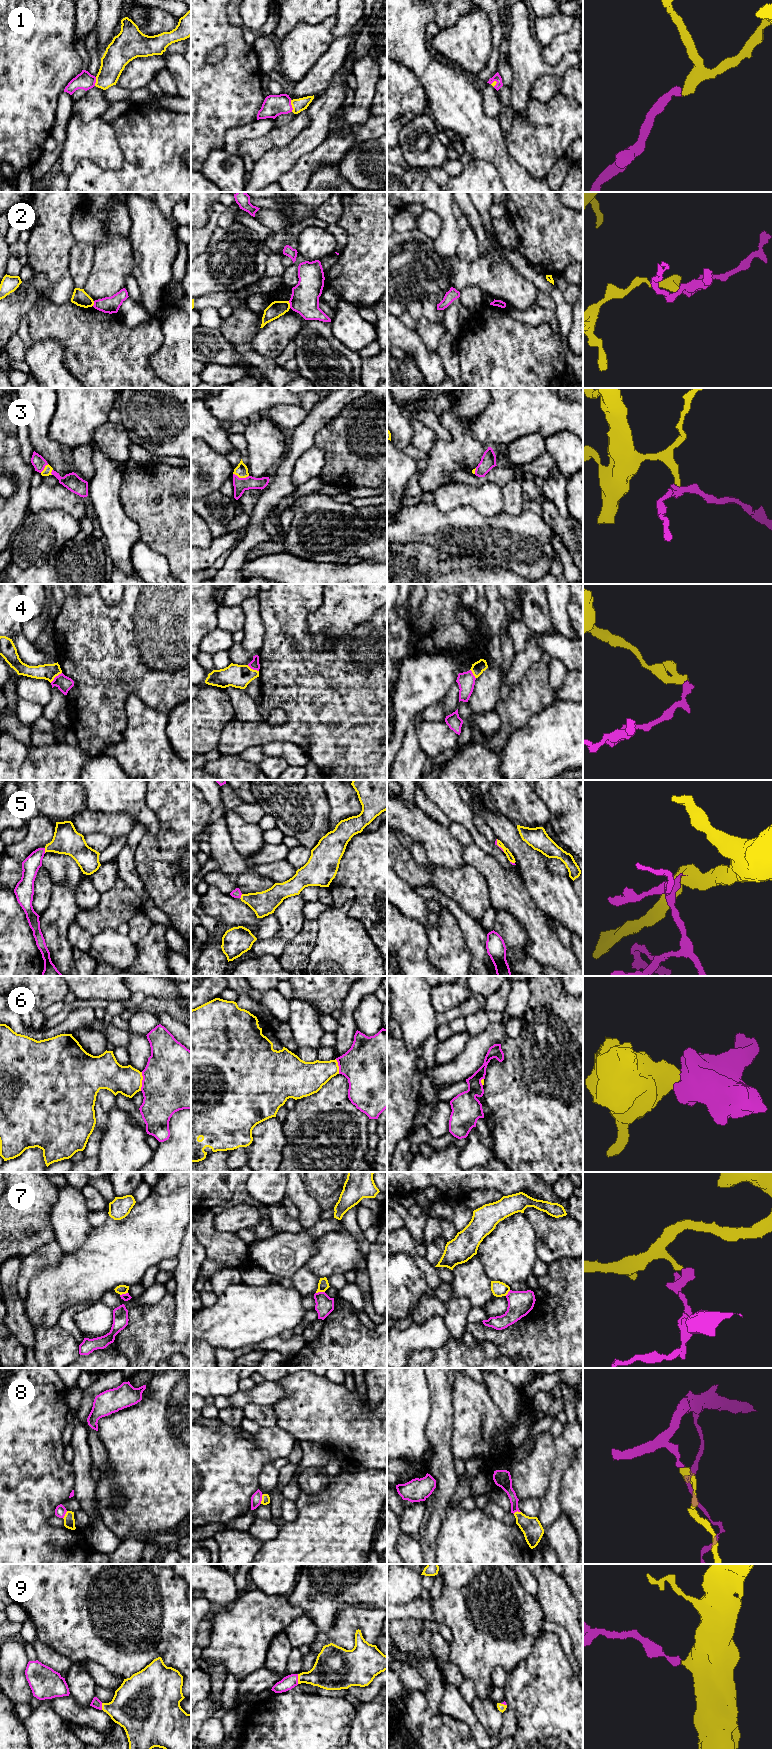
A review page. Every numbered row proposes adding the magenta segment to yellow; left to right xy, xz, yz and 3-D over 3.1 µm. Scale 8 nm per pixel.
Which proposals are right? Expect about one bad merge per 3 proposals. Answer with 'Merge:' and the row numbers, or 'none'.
Merge: 1, 3, 5, 9

